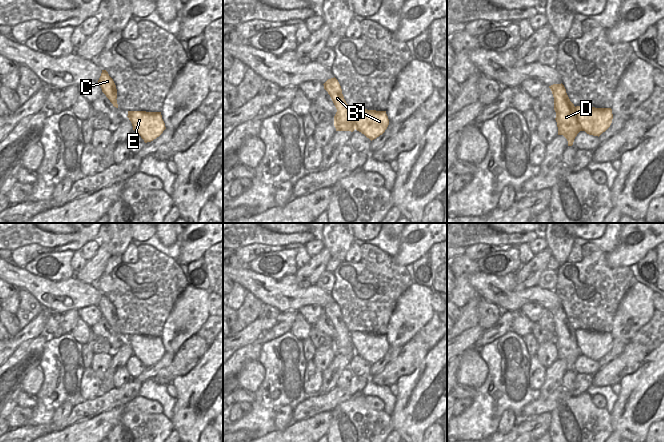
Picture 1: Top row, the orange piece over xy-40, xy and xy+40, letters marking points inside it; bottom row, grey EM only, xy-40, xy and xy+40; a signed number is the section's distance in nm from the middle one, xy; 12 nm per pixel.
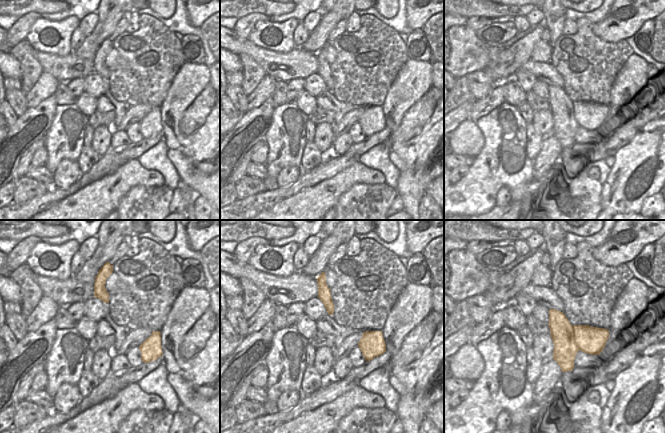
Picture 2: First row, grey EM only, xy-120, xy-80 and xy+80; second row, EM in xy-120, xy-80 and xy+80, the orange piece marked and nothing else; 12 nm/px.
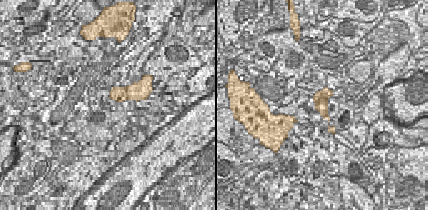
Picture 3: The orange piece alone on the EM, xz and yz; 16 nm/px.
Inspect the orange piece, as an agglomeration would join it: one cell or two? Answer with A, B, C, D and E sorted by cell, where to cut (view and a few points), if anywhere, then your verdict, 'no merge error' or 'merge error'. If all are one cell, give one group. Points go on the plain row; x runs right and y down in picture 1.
A E / B C D | xy+40 (575, 331), (575, 341), (581, 354) | merge error

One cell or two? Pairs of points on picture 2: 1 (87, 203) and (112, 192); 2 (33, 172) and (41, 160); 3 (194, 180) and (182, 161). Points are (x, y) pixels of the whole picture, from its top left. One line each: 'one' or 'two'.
1: one
2: two
3: one

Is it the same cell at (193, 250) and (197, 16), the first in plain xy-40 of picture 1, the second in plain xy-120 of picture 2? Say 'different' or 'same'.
same

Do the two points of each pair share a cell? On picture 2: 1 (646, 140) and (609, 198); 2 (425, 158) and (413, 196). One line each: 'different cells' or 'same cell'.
1: same cell
2: same cell

